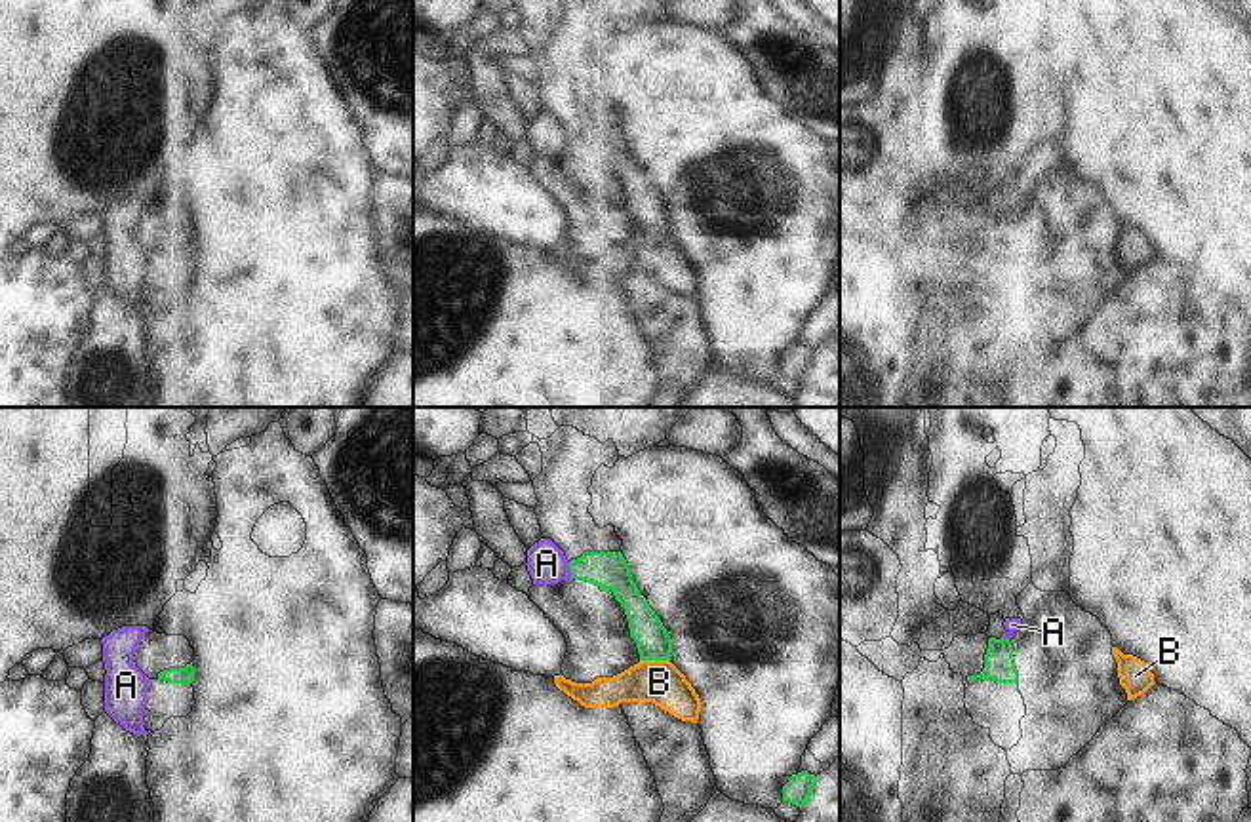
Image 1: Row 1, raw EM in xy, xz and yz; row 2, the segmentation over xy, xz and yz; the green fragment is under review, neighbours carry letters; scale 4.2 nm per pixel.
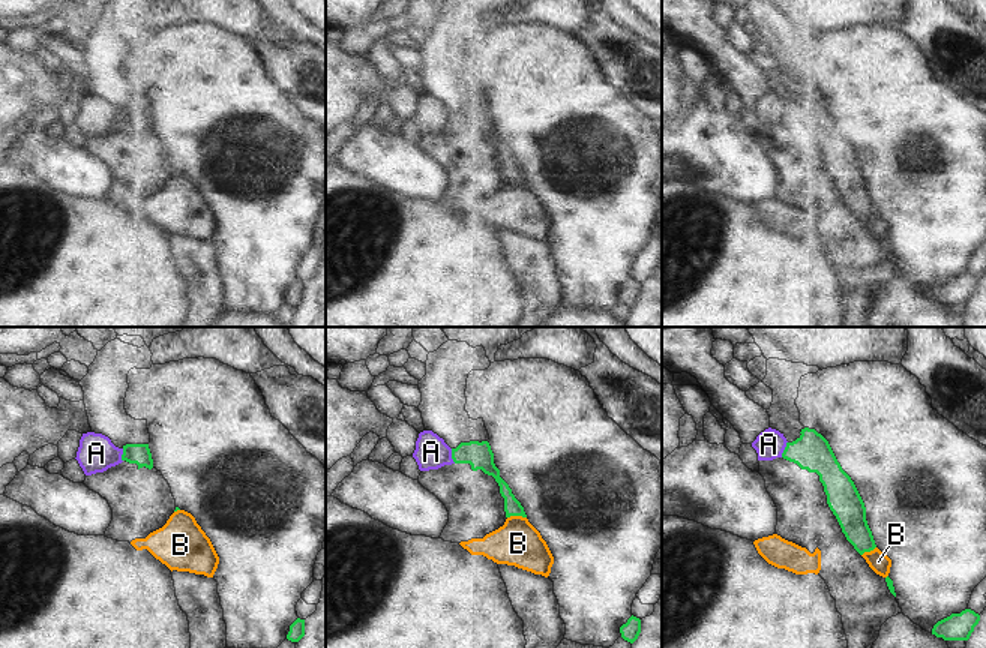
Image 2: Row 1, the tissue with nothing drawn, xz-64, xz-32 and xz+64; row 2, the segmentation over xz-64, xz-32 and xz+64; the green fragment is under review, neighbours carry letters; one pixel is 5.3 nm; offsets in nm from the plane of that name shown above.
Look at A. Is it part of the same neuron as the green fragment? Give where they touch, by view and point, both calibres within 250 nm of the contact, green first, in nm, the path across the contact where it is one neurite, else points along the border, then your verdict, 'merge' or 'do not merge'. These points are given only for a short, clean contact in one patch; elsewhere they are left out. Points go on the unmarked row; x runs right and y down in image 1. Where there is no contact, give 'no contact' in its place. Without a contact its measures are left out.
xz (570, 143) | 160/160 nm | along xz (568, 136), (574, 151) | do not merge

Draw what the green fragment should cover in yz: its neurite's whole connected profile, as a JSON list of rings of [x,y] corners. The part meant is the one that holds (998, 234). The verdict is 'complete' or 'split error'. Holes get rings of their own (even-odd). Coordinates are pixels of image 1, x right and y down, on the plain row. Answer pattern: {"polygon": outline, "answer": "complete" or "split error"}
{"polygon": [[[986,207],[958,209],[944,225],[922,225],[918,217],[899,219],[893,211],[864,215],[857,225],[880,245],[901,257],[906,247],[918,244],[922,232],[937,236],[941,230],[946,232],[954,247],[963,249],[965,263],[977,251],[996,257],[1019,257],[1011,215],[988,211]]], "answer": "split error"}

